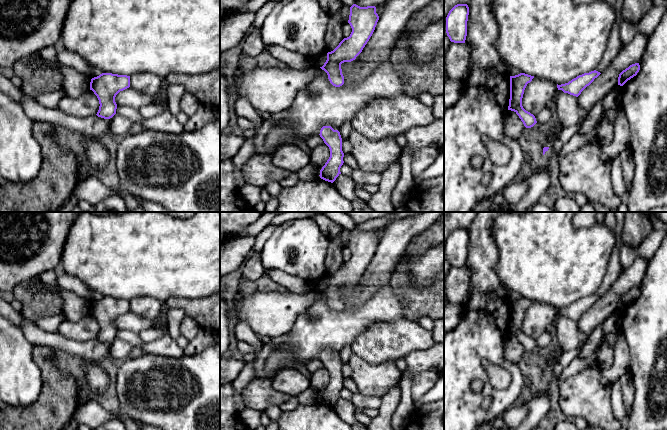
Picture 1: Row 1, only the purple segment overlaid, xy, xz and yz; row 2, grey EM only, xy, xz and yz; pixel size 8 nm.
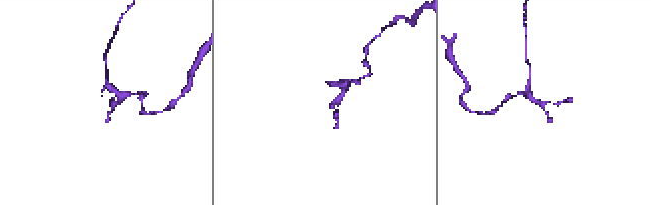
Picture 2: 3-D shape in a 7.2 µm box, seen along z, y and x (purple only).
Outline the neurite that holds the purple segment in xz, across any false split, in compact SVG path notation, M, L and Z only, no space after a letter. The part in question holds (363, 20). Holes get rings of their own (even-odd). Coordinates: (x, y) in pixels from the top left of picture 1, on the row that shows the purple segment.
M353 4L350 7L348 23L352 32L333 51L327 53L327 60L320 67L327 73L333 86L340 87L344 84L341 64L355 60L362 52L374 32L378 20L379 16L375 6L360 7Z

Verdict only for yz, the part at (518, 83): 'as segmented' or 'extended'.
as segmented

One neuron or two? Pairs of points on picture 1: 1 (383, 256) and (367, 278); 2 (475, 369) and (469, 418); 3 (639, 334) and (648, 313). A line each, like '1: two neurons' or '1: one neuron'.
1: one neuron
2: one neuron
3: one neuron

